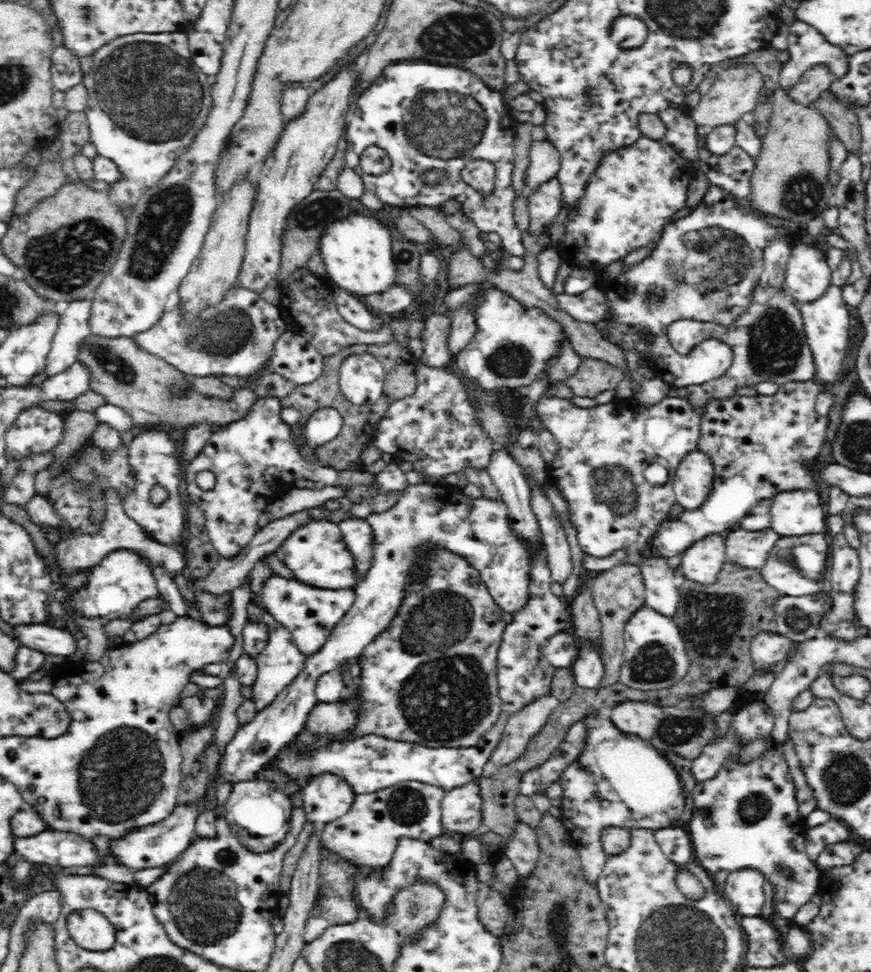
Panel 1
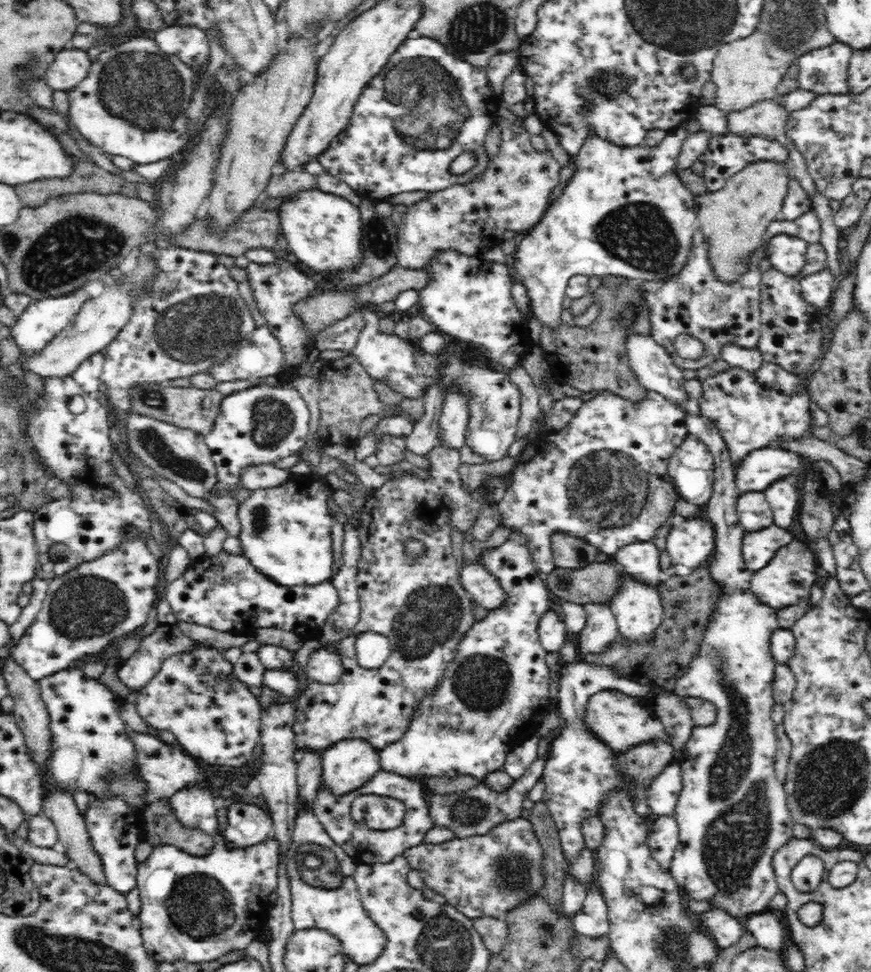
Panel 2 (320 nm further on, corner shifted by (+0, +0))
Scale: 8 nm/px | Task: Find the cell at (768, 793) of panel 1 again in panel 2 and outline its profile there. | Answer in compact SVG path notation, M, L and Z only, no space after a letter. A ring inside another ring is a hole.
M636 329L636 332L630 333L625 338L625 351L629 367L640 385L666 395L674 403L680 403L688 413L686 427L690 436L703 442L714 457L714 492L710 502L706 504L706 511L707 520L714 525L716 544L709 568L712 577L724 585L724 595L718 600L716 613L710 616L710 626L704 634L698 656L694 656L694 660L690 662L688 672L678 678L674 691L684 697L703 698L712 702L718 709L718 715L714 724L694 729L690 740L681 749L679 760L683 790L673 814L679 828L679 844L672 858L670 871L687 898L707 900L711 902L712 908L728 911L730 915L743 920L752 913L769 910L769 902L777 893L771 862L774 854L794 838L794 819L786 802L785 786L775 776L778 738L775 734L776 724L770 714L770 709L775 704L772 686L778 663L770 650L770 638L780 627L777 609L760 602L749 588L753 571L746 568L742 556L742 537L746 532L740 527L736 512L740 492L737 490L735 470L731 468L721 434L713 422L699 414L699 399L687 398L683 371L677 368L665 347L656 343L649 332L644 334Z

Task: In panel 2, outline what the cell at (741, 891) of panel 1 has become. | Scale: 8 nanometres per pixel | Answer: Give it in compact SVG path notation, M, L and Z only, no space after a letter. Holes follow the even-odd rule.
M767 911L752 913L743 918L747 930L757 940L757 946L773 951L781 951L784 940L784 928L780 918Z

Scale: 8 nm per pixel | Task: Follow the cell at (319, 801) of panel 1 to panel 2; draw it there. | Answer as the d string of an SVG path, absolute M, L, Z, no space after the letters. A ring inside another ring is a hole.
M341 741L322 756L322 785L330 795L344 797L361 790L380 771L378 751L364 741Z

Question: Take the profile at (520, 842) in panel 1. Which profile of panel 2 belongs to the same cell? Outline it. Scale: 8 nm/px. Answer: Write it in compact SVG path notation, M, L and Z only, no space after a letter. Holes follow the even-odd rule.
M547 756L538 758L530 769L526 770L526 774L506 792L498 793L492 791L483 782L479 782L476 788L467 792L452 795L434 795L430 793L429 807L430 817L434 821L434 826L448 826L456 831L456 837L464 838L470 835L484 836L492 831L498 824L502 822L510 822L522 816L522 802L529 798L530 792L543 779L543 773L547 766Z

